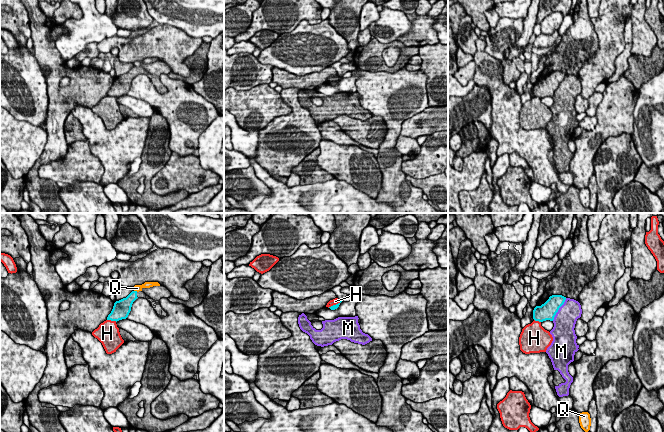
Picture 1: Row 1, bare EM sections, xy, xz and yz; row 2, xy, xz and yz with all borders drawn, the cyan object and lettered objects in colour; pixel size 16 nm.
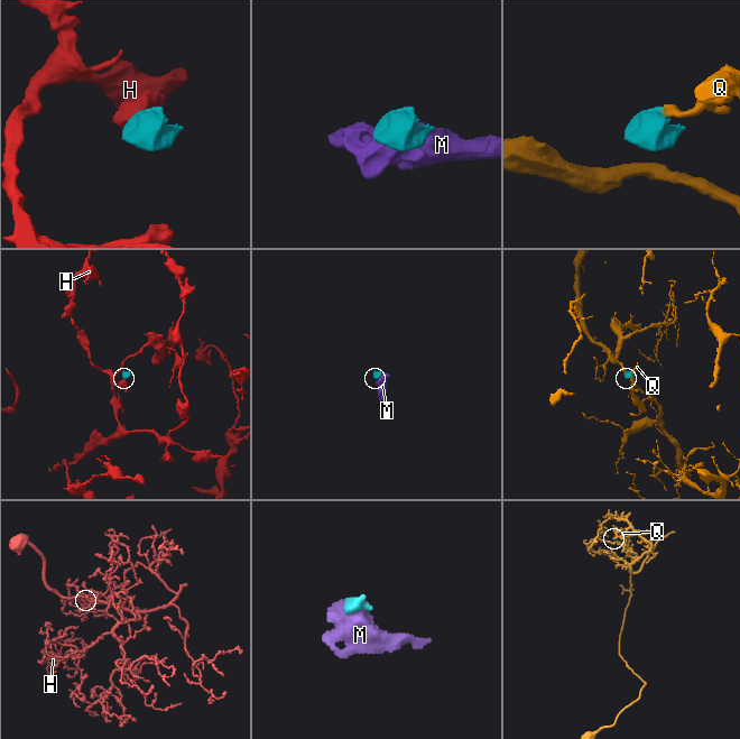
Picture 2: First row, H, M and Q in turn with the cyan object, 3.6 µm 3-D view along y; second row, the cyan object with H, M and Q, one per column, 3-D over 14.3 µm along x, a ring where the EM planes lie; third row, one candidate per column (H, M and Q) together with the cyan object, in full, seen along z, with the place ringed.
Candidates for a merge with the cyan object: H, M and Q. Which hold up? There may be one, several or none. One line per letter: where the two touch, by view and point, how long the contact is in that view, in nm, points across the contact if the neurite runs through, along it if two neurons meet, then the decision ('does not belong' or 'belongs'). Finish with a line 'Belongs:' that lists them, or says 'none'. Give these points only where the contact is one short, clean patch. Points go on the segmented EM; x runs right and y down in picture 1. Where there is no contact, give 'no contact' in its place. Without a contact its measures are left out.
H: xy (112, 320) | 160 nm | along xy (107, 319), (116, 321) | does not belong
M: yz (558, 309) | 440 nm | does not belong
Q: xy (136, 291) | 70 nm | along xy (134, 290), (137, 291) | does not belong
Belongs: none

